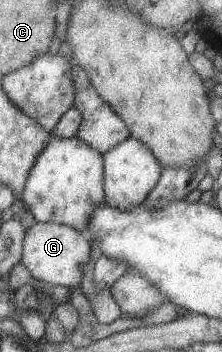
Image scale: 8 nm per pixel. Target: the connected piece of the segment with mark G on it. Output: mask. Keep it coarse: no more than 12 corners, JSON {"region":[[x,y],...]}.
{"region":[[57,223],[26,229],[20,263],[69,290],[90,260],[84,233]]}

